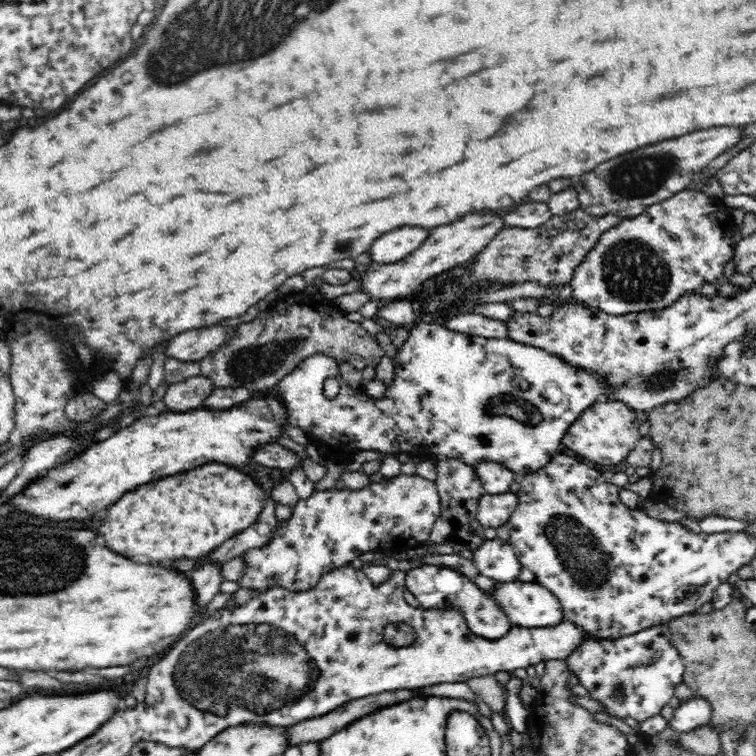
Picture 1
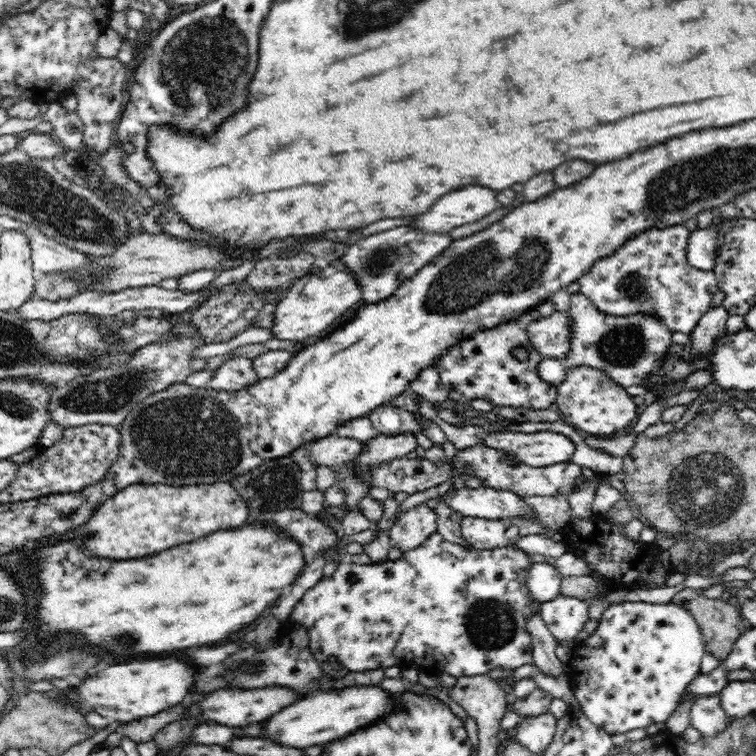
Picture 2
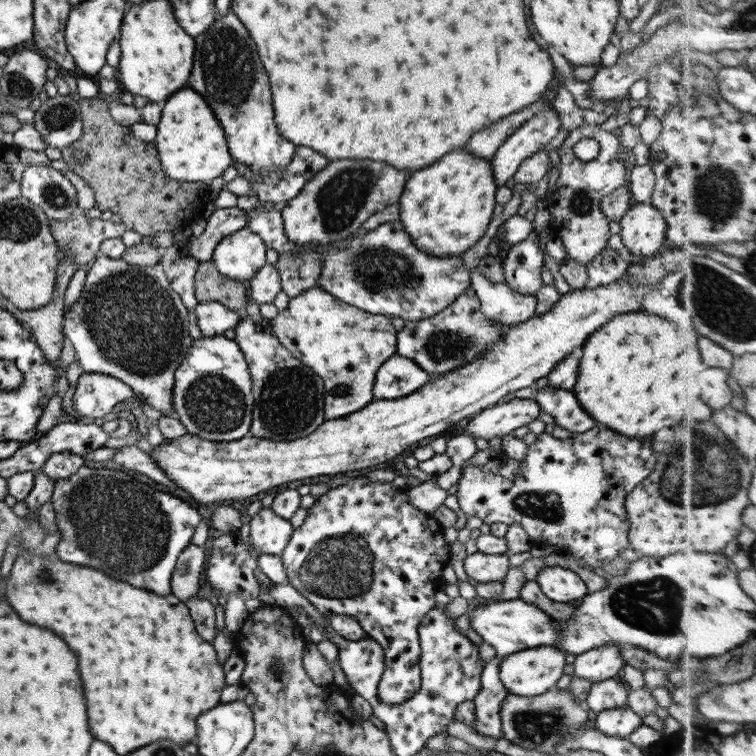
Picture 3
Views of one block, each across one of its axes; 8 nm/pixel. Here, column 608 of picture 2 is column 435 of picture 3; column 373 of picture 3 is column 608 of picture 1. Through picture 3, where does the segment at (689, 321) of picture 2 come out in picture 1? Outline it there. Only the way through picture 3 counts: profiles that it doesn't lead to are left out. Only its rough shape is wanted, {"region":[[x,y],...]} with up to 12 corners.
{"region":[[691,187],[621,219],[570,282],[614,316],[716,285],[732,208]]}

